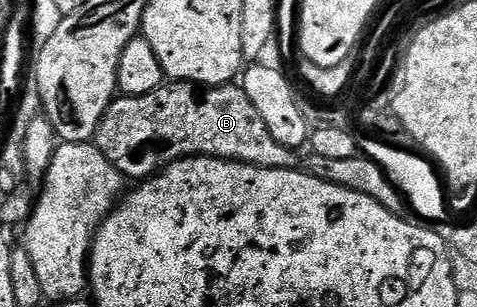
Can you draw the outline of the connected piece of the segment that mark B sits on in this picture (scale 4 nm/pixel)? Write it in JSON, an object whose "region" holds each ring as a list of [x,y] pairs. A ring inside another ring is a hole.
{"region":[[[166,81],[152,93],[144,93],[140,97],[128,95],[115,98],[98,127],[96,146],[123,177],[133,181],[149,179],[178,159],[196,159],[200,155],[213,159],[232,159],[236,163],[247,163],[264,169],[294,169],[299,166],[299,152],[295,148],[280,145],[280,141],[268,133],[264,117],[256,113],[256,105],[248,101],[238,85],[203,87],[197,83]]]}

